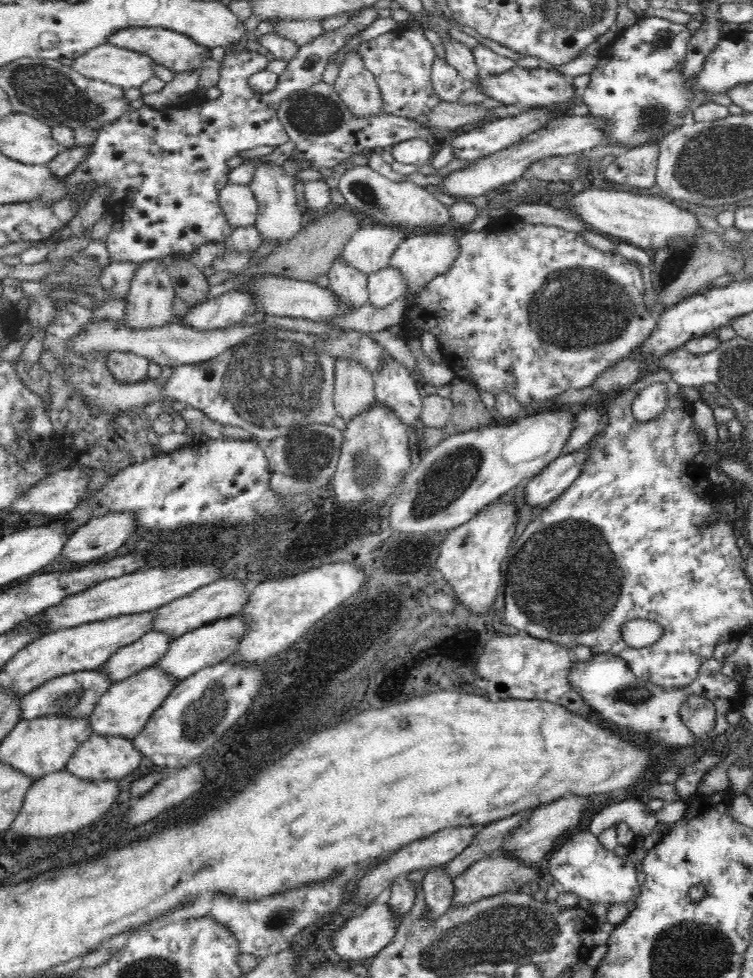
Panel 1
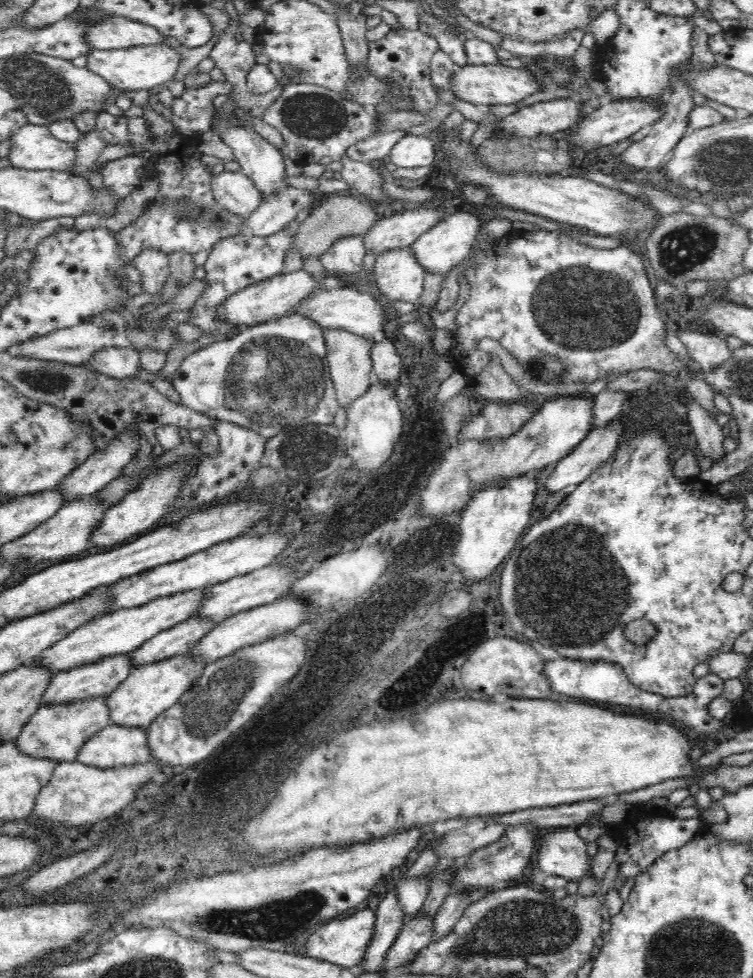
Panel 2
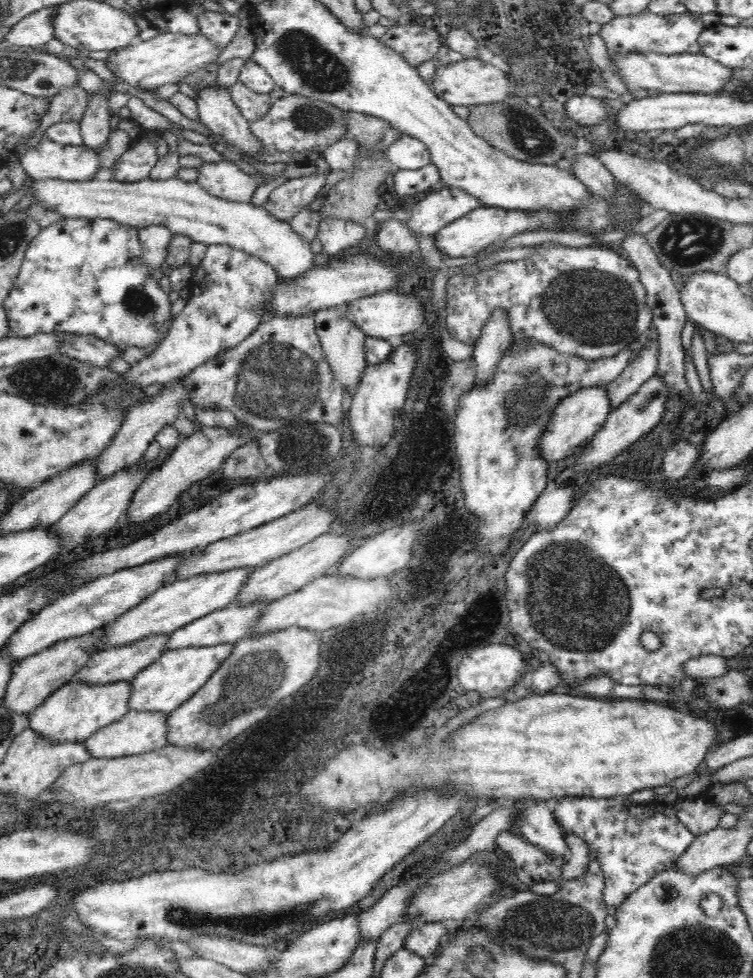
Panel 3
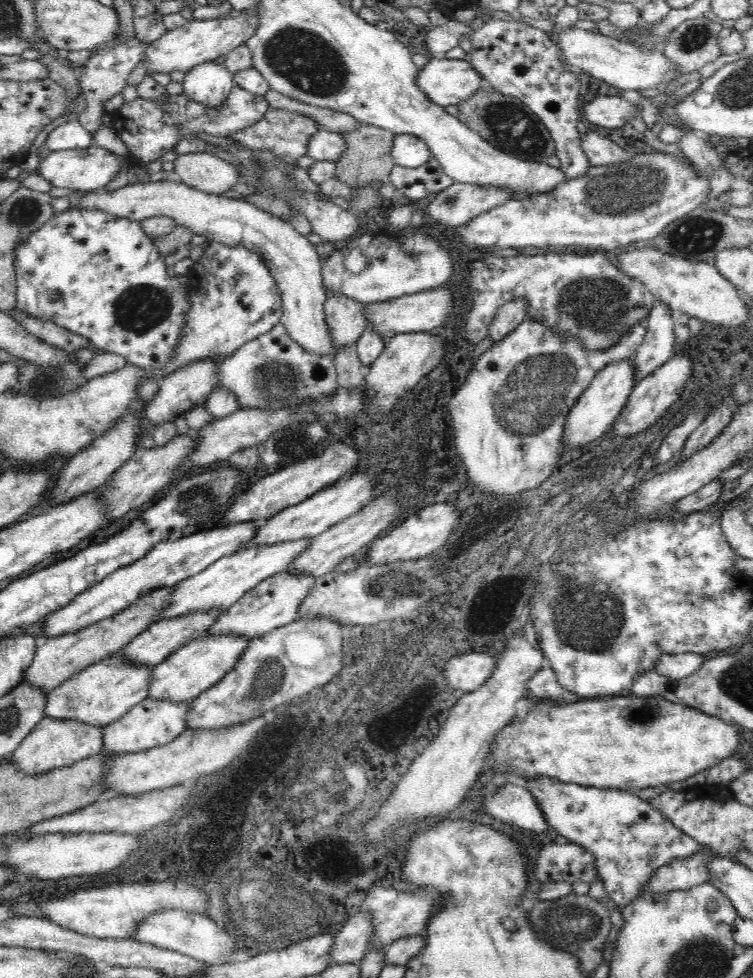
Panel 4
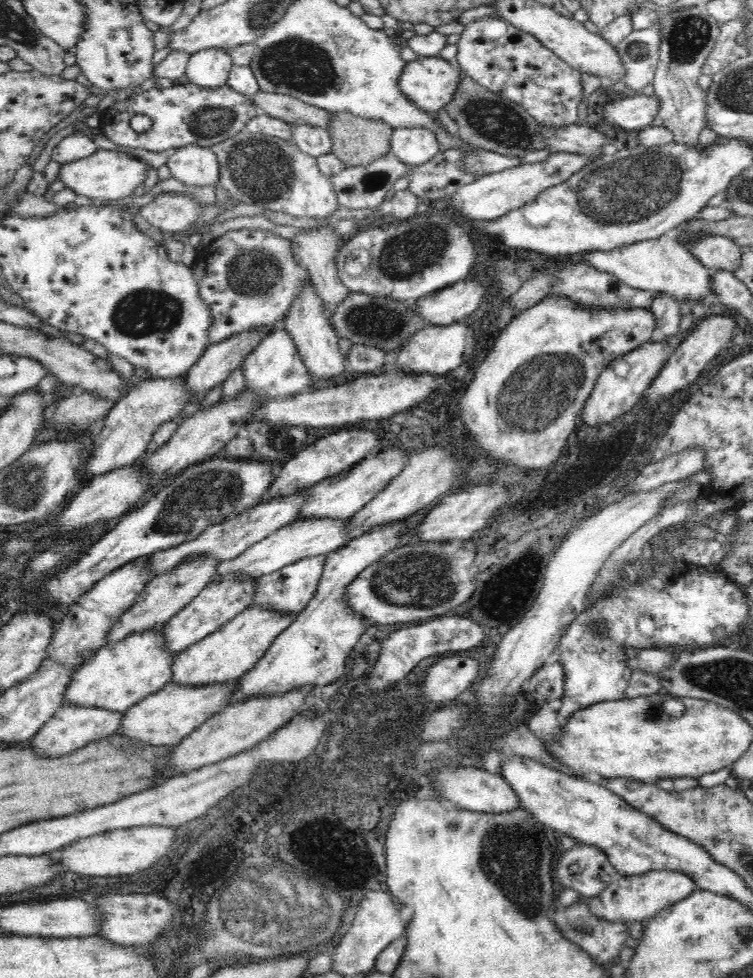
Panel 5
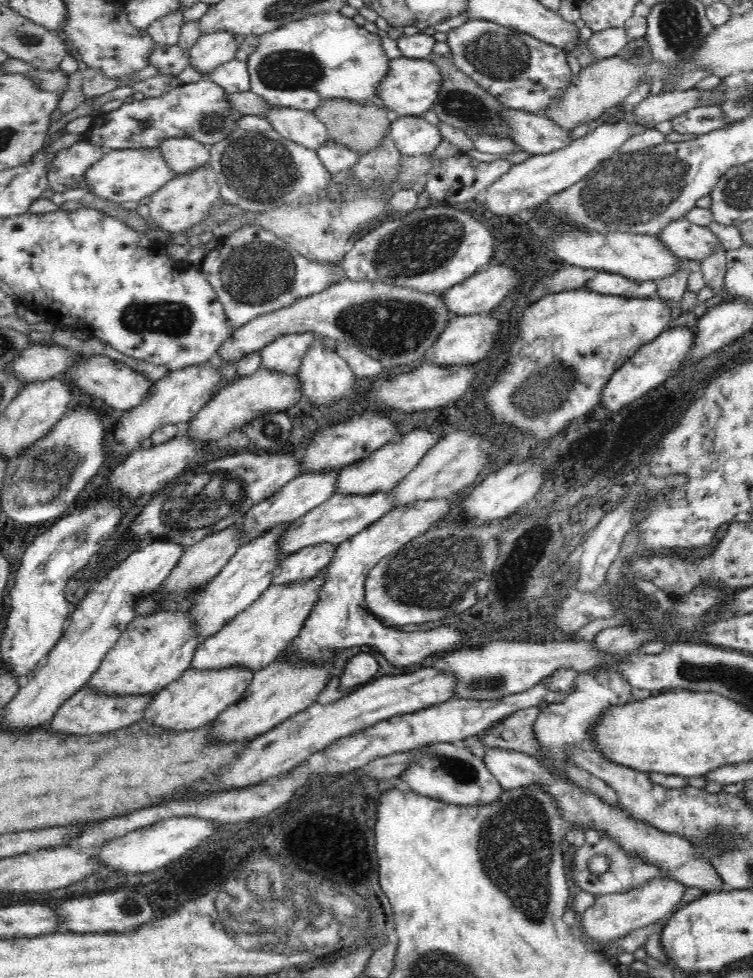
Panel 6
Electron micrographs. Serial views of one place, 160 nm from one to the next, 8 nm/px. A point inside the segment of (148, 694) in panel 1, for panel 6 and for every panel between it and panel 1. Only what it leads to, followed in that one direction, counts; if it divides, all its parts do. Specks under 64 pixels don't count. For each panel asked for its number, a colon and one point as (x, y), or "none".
2: (150, 689)
3: (168, 682)
4: (183, 676)
5: (228, 653)
6: (253, 639)

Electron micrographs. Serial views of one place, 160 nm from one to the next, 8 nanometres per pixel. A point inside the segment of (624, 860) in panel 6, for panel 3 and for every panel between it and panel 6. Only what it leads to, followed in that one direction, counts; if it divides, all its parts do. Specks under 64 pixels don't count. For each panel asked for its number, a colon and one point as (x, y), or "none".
3: (538, 867)
4: (570, 863)
5: (585, 868)

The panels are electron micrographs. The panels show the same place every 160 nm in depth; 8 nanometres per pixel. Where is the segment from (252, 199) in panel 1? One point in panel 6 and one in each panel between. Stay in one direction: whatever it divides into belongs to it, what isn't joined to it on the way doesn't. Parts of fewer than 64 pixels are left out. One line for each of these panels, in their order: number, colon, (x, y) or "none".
2: (234, 191)
3: (224, 179)
4: (203, 171)
5: (193, 165)
6: (183, 154)

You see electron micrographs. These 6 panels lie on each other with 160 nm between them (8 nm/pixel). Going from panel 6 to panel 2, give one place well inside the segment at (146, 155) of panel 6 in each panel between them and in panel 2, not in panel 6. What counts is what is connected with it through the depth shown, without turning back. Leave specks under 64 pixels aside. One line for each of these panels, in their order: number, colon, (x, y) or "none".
2: (33, 147)
3: (49, 159)
4: (86, 169)
5: (106, 174)

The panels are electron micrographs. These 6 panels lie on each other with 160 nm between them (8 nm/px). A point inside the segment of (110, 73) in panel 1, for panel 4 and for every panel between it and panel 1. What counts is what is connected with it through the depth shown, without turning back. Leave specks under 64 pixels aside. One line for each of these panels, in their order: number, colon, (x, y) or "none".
2: (141, 67)
3: (167, 58)
4: (199, 41)

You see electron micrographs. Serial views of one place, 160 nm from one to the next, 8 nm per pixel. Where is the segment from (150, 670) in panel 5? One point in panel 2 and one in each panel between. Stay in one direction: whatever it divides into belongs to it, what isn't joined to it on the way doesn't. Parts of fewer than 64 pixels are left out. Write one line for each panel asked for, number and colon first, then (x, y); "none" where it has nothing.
2: (57, 731)
3: (76, 710)
4: (105, 691)

